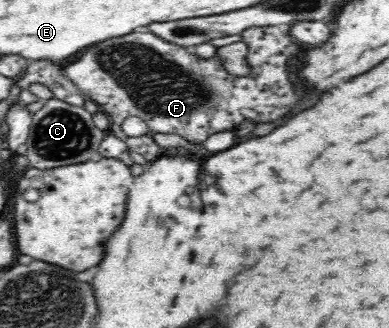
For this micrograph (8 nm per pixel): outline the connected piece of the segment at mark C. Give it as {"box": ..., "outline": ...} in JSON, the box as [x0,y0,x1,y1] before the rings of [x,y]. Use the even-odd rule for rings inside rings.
{"box":[22,97,107,169],"outline":[[[53,97],[43,101],[42,107],[31,114],[31,131],[22,153],[28,158],[28,167],[36,169],[52,169],[88,159],[102,159],[99,147],[106,135],[107,131],[94,125],[93,114],[83,105],[75,106]]]}

